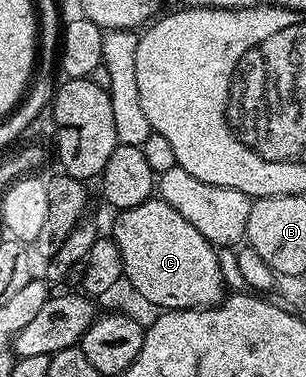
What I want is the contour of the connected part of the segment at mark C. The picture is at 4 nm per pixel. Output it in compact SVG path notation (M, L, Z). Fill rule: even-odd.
M161 199L140 203L140 207L123 209L114 221L112 236L116 247L120 247L120 259L125 280L150 305L159 305L159 310L208 309L217 306L224 296L218 254L215 246L200 231Z

